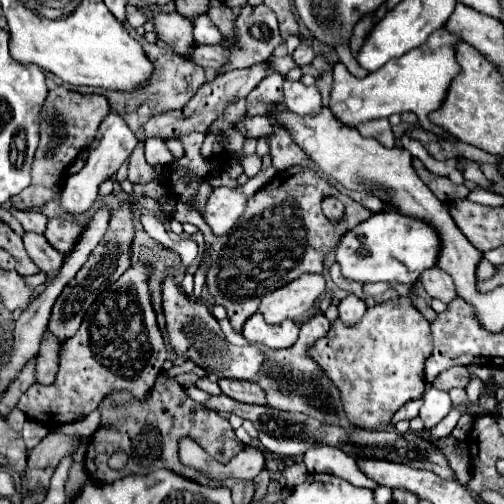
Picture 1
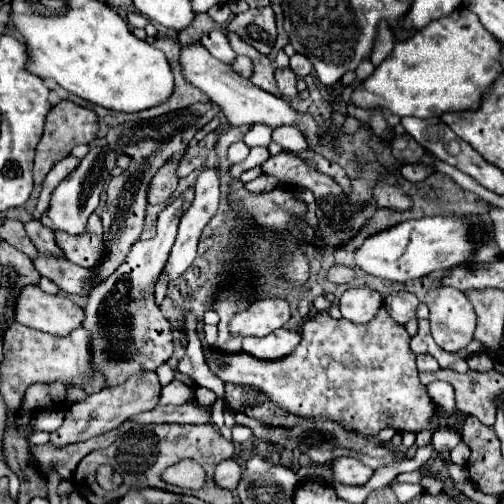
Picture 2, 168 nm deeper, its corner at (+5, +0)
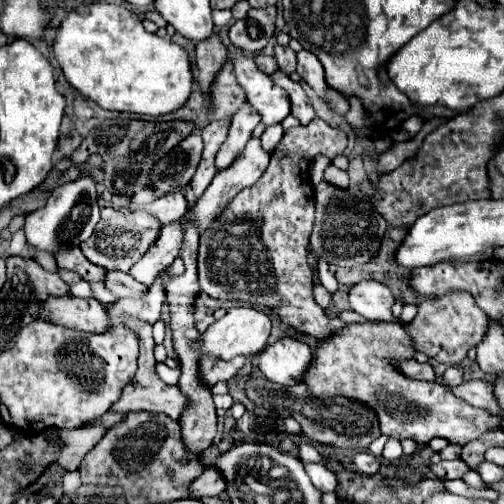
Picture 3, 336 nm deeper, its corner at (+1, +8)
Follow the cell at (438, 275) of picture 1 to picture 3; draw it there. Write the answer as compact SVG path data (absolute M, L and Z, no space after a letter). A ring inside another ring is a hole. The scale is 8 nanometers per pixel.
M447 292L445 296L431 298L419 304L419 314L413 318L409 336L417 352L425 352L429 358L455 364L467 356L467 350L477 346L487 330L487 314L475 304L469 292Z

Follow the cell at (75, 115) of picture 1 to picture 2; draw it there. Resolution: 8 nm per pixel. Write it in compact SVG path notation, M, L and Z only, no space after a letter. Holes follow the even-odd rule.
M59 102L57 106L51 108L51 112L47 114L47 122L45 122L45 134L37 146L37 154L35 154L35 168L33 168L33 178L35 184L41 184L43 178L47 176L47 172L63 158L69 156L71 148L77 144L91 144L95 140L95 134L99 130L99 118L95 116L95 112L81 108L73 102Z

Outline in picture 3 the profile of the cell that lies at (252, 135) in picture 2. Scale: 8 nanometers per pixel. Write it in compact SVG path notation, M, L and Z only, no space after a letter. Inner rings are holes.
M235 44L227 46L227 58L233 64L237 82L245 90L247 102L259 112L261 122L265 126L279 124L291 112L287 94L275 88L275 84L271 84L271 78L257 70L253 58L239 50Z

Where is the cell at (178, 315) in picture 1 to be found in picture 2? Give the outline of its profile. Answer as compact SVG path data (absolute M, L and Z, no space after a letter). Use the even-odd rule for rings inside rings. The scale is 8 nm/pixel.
M385 308L379 310L379 314L367 322L367 324L353 324L349 320L335 320L327 312L317 314L315 318L309 318L303 326L303 340L297 346L297 350L281 360L265 362L257 360L249 354L223 354L215 352L213 348L205 348L205 358L209 364L209 370L215 372L223 382L233 384L245 384L255 386L267 396L283 406L289 412L295 412L299 416L307 418L327 418L341 422L347 430L361 432L363 436L377 436L385 428L393 428L395 432L423 432L435 424L435 428L453 428L461 432L465 414L453 412L451 416L443 416L433 400L427 396L425 386L417 378L417 366L413 360L413 352L409 348L411 336L407 330L393 322Z

